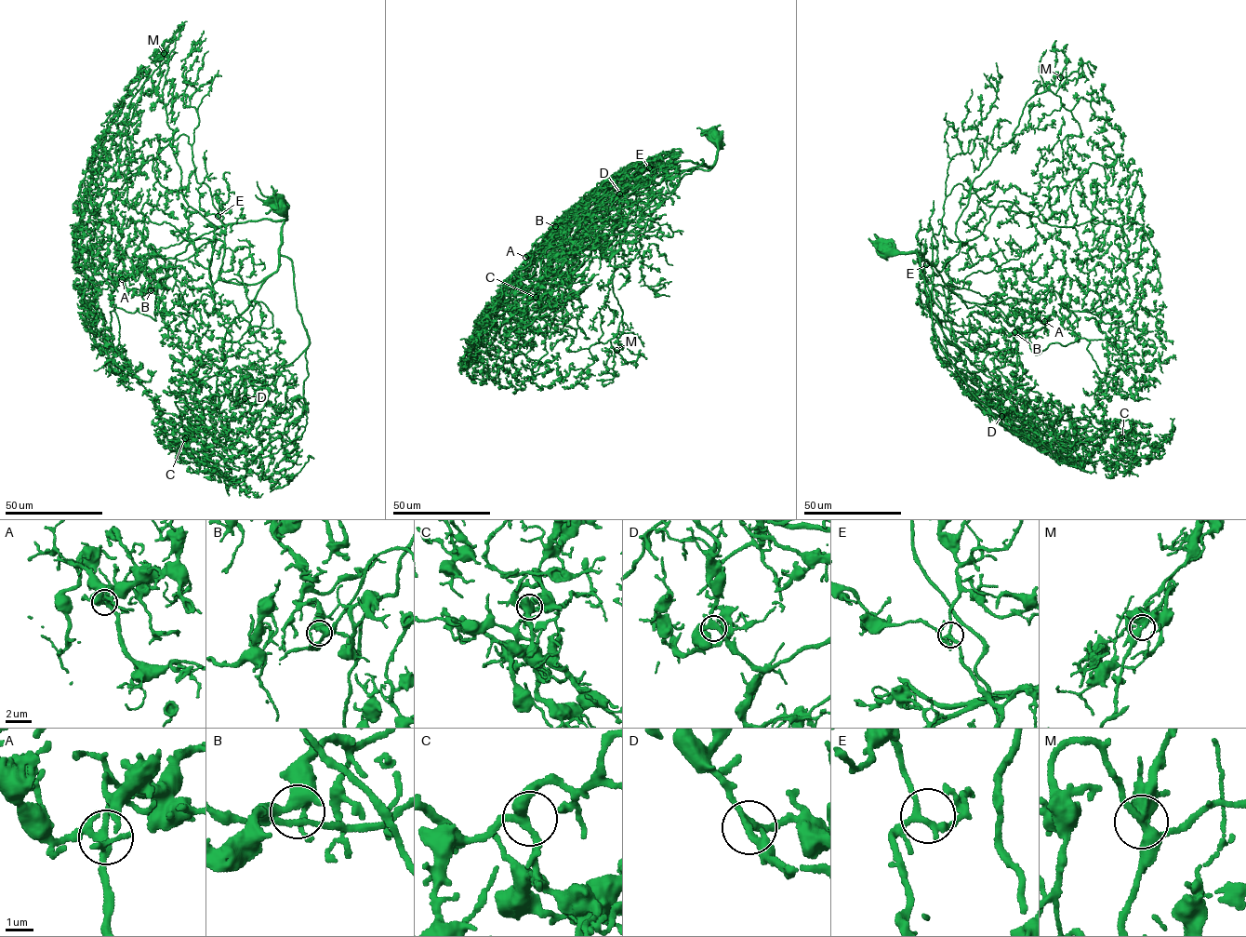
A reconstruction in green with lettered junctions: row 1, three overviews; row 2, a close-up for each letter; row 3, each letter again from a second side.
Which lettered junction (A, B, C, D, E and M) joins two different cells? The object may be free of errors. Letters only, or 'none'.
none

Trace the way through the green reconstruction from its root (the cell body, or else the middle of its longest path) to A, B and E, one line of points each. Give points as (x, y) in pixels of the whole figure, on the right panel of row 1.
A: (885, 250), (920, 252), (948, 289), (962, 280), (1044, 321)
B: (885, 250), (920, 252), (948, 289), (962, 280), (994, 304), (984, 314), (1014, 332)
E: (885, 250), (920, 252), (934, 266), (949, 289), (949, 308), (945, 315), (933, 283), (924, 275), (926, 264)

